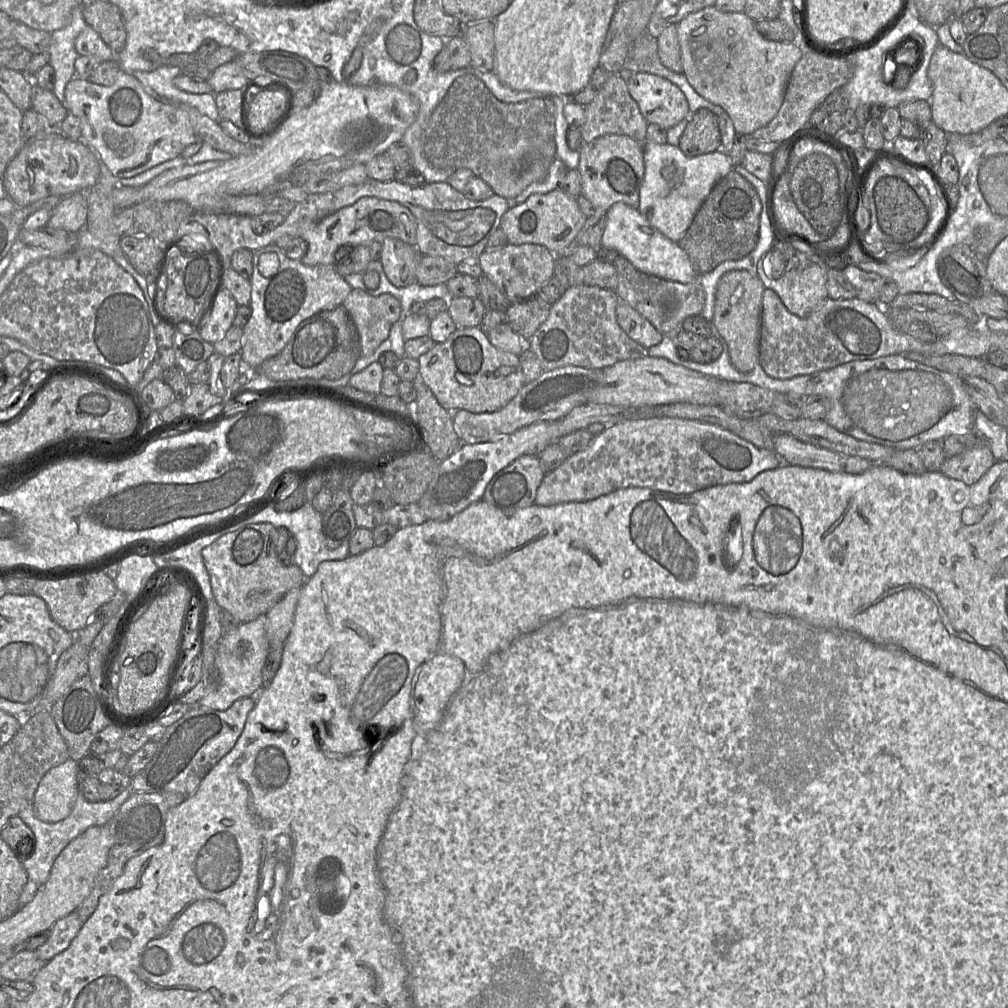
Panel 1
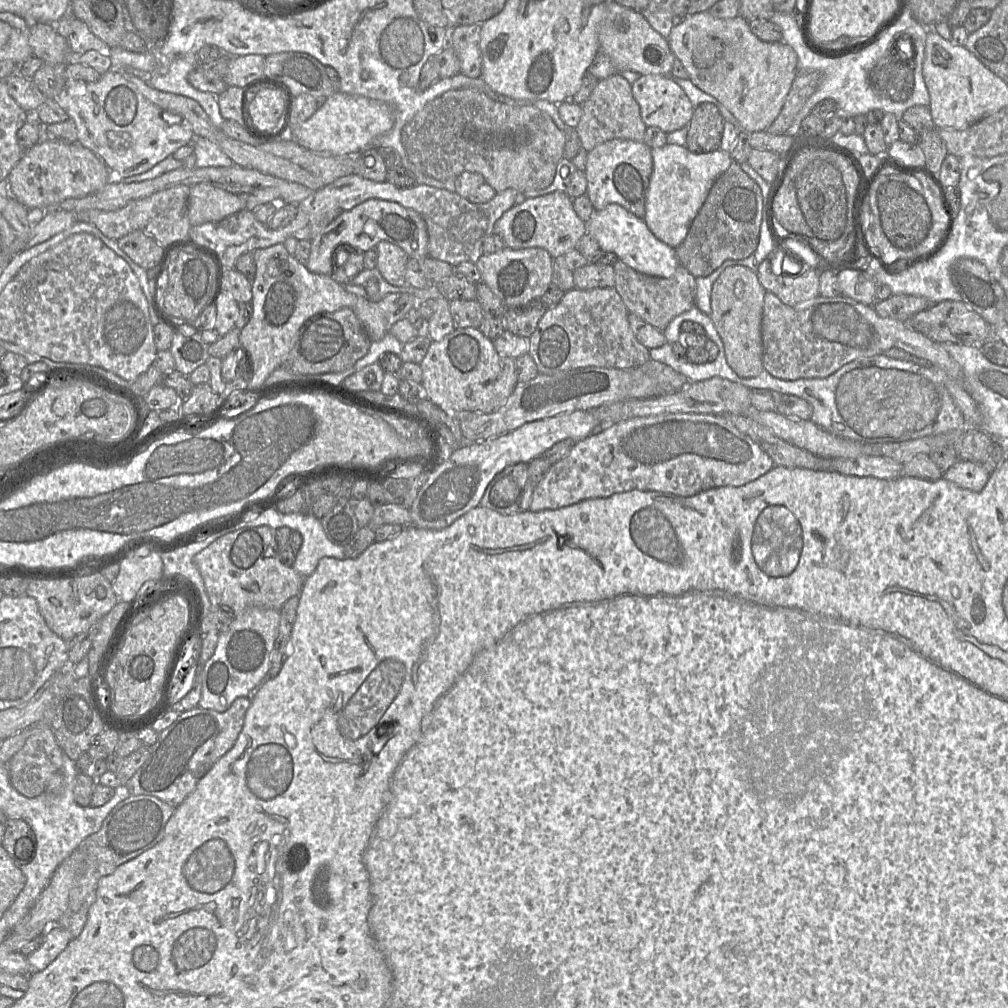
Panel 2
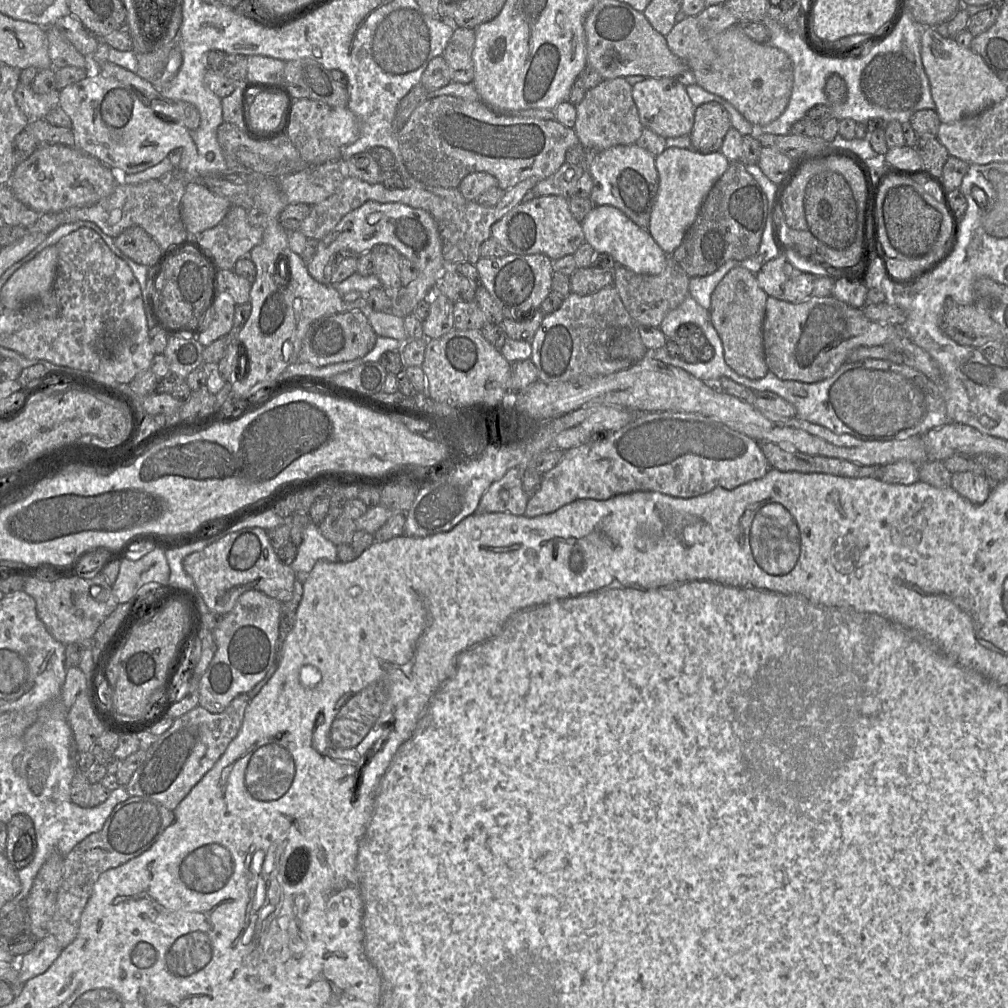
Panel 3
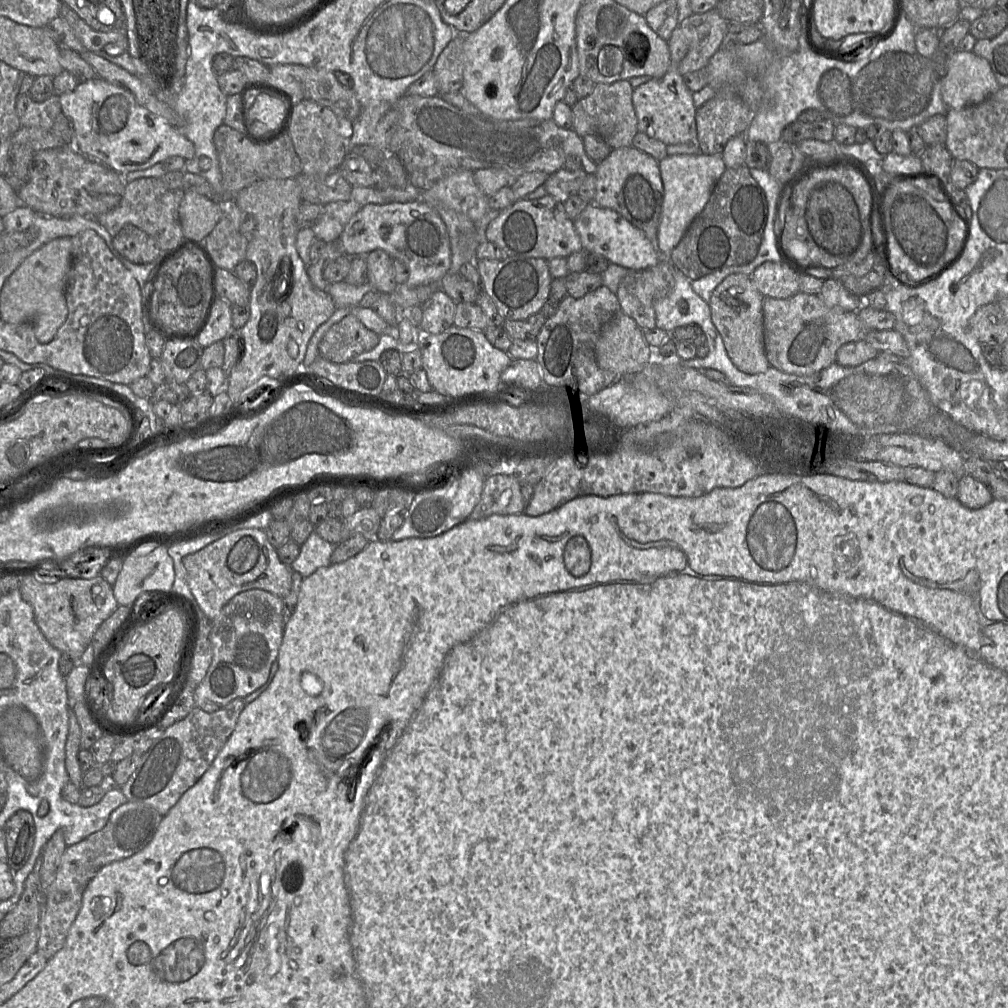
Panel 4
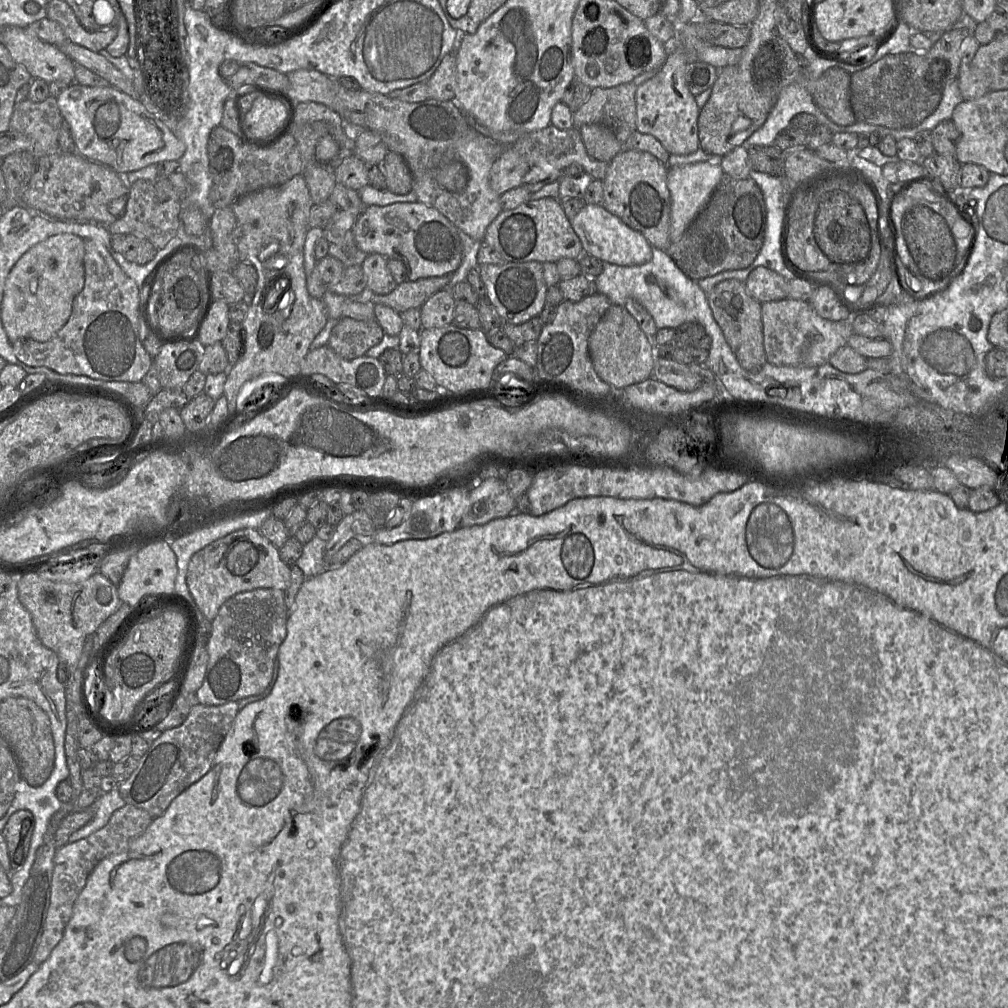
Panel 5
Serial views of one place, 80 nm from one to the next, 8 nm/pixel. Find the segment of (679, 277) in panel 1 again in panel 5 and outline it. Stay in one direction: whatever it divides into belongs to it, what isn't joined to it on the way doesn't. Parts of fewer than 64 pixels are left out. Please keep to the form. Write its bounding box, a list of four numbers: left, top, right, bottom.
[571,204,652,266]

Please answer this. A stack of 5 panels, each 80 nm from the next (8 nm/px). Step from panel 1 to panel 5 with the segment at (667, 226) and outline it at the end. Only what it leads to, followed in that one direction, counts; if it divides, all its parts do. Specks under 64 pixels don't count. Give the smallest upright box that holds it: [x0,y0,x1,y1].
[667,162,723,242]

